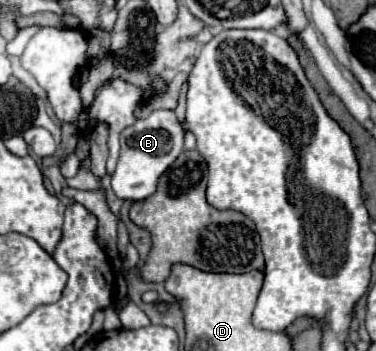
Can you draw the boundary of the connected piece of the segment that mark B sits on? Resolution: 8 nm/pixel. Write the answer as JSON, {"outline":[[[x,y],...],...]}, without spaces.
{"outline":[[[152,111],[146,119],[138,119],[134,125],[126,127],[120,137],[120,159],[112,173],[112,189],[122,199],[142,201],[156,191],[160,175],[176,161],[184,149],[184,127],[174,111]]]}

